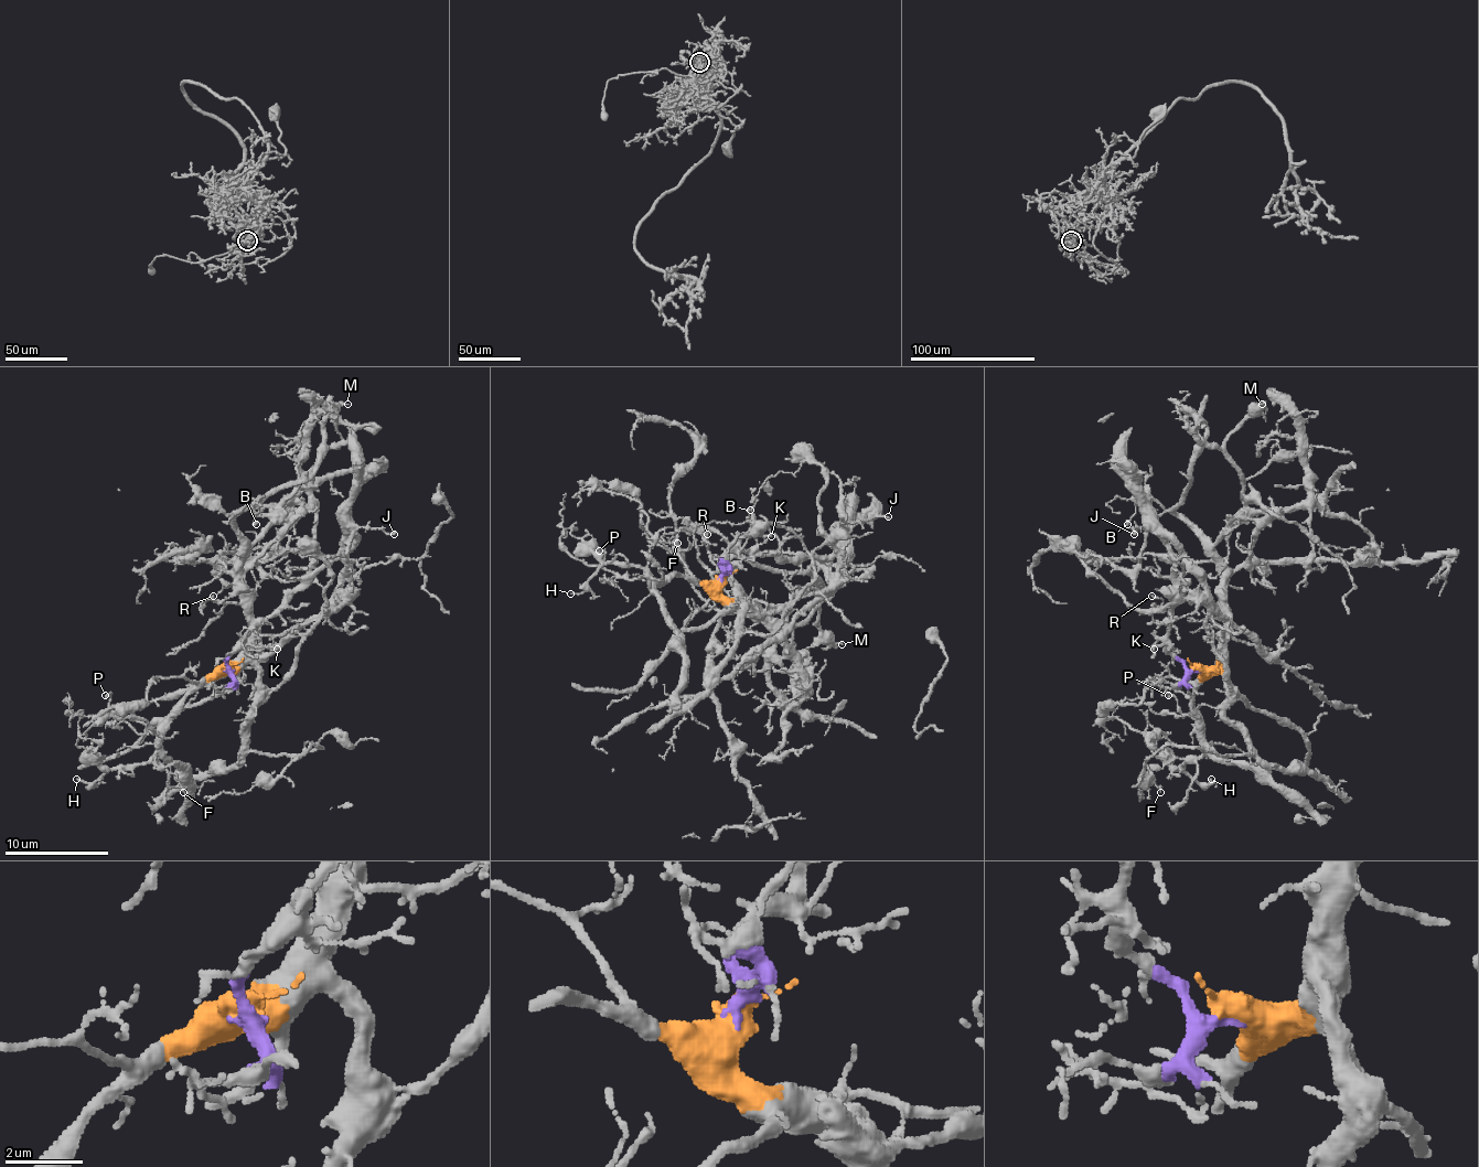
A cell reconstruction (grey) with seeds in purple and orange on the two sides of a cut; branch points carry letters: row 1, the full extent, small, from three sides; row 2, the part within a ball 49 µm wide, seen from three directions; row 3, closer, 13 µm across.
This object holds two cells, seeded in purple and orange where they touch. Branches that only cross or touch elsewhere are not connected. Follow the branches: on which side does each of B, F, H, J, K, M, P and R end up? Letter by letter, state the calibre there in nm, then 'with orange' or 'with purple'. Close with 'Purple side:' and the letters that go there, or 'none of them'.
B: 190 nm thick; with orange
F: 90 nm thick; with orange
H: 130 nm thick; with orange
J: 170 nm thick; with purple
K: 160 nm thick; with purple
M: 240 nm thick; with orange
P: 140 nm thick; with orange
R: 160 nm thick; with orange
Purple side: J, K

